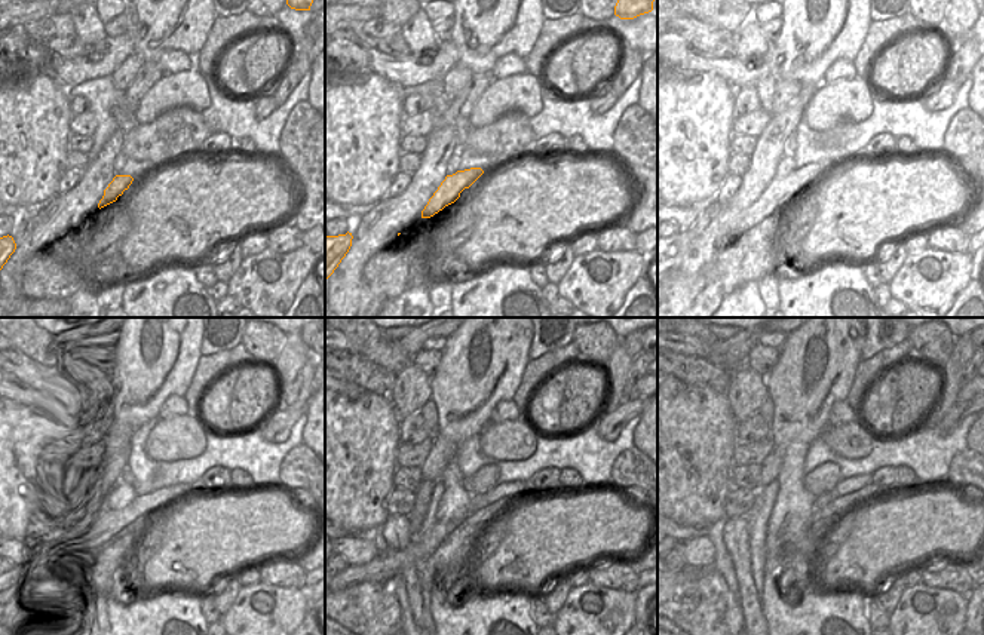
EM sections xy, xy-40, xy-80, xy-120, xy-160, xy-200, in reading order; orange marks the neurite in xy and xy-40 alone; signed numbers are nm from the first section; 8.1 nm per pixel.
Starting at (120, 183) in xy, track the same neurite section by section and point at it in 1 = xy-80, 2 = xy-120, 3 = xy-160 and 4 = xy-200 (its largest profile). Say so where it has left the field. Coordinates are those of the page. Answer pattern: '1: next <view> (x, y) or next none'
1: next xy-80 (732, 223)
2: next xy-120 (60, 560)
3: next xy-160 (386, 566)
4: next xy-200 (846, 485)

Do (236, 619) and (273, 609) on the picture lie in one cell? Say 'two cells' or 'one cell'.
one cell

